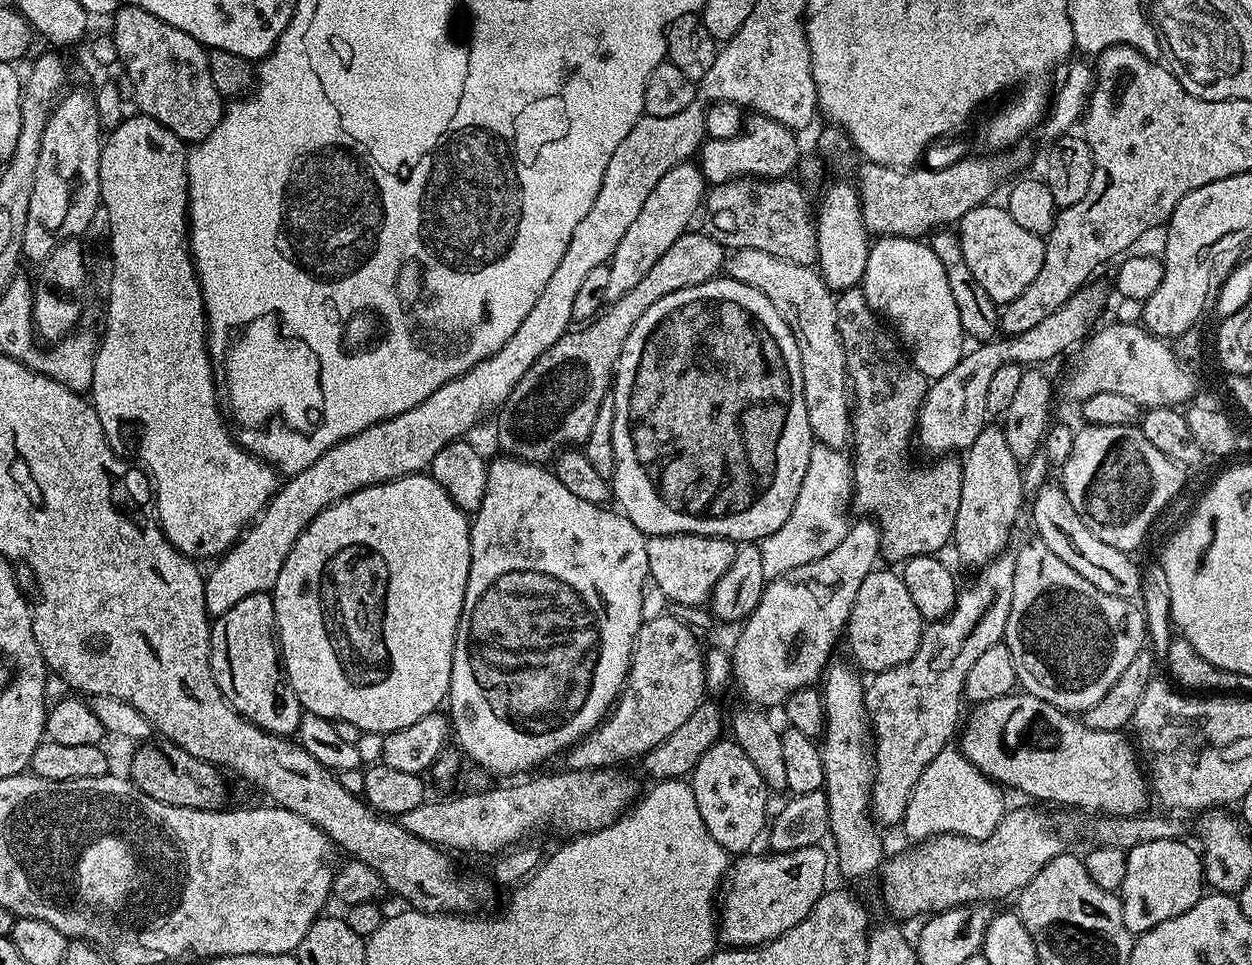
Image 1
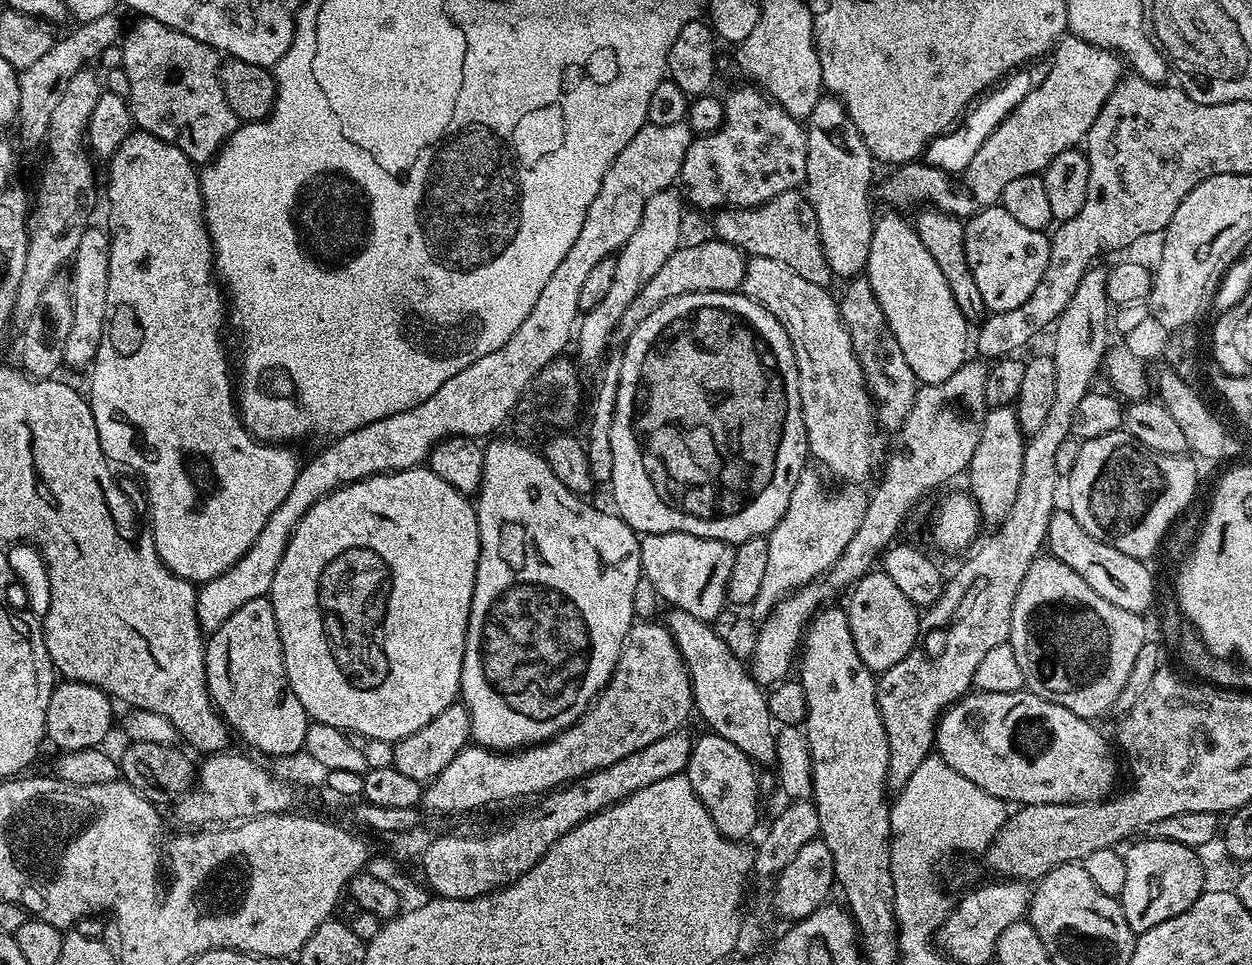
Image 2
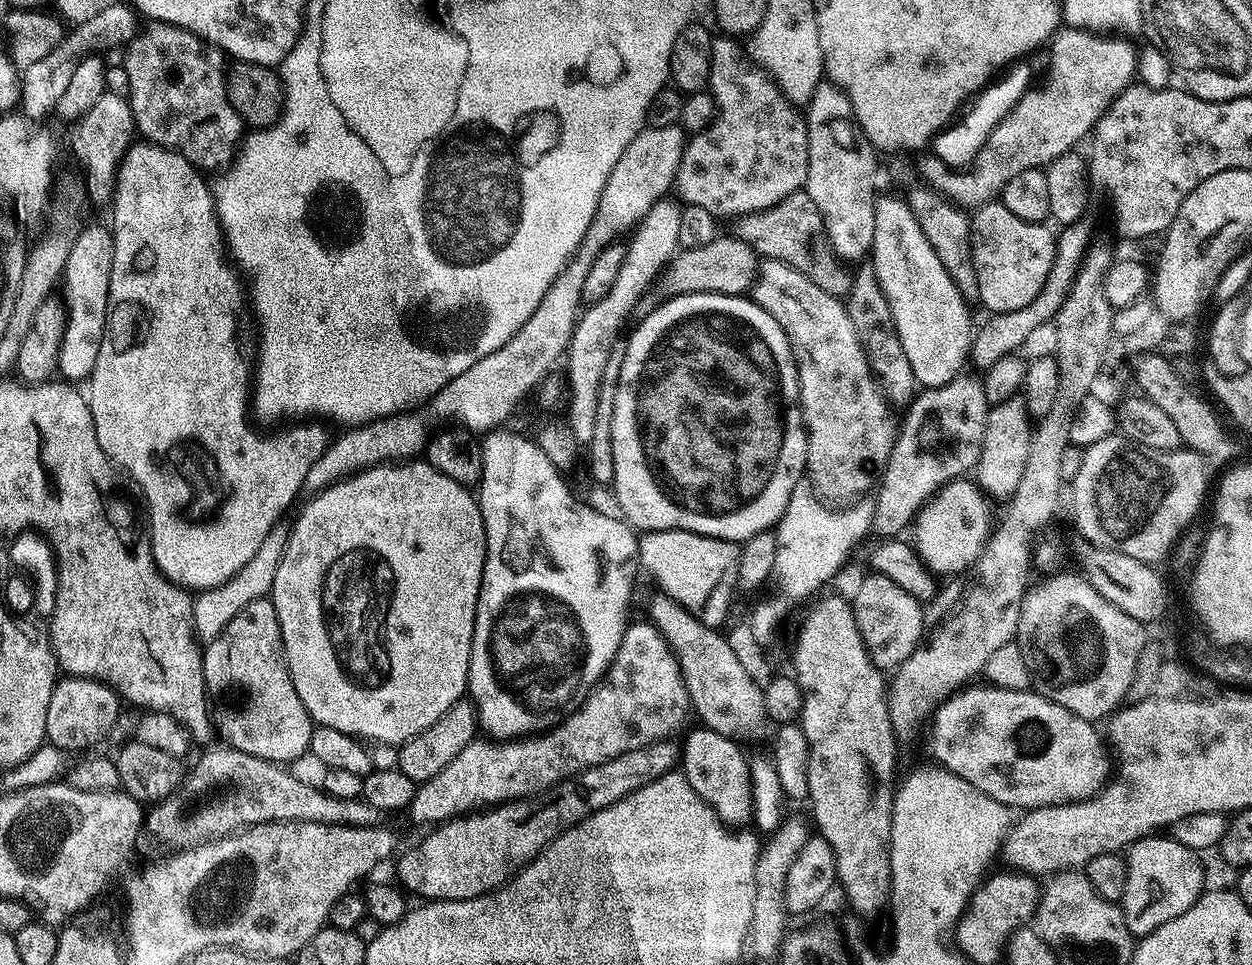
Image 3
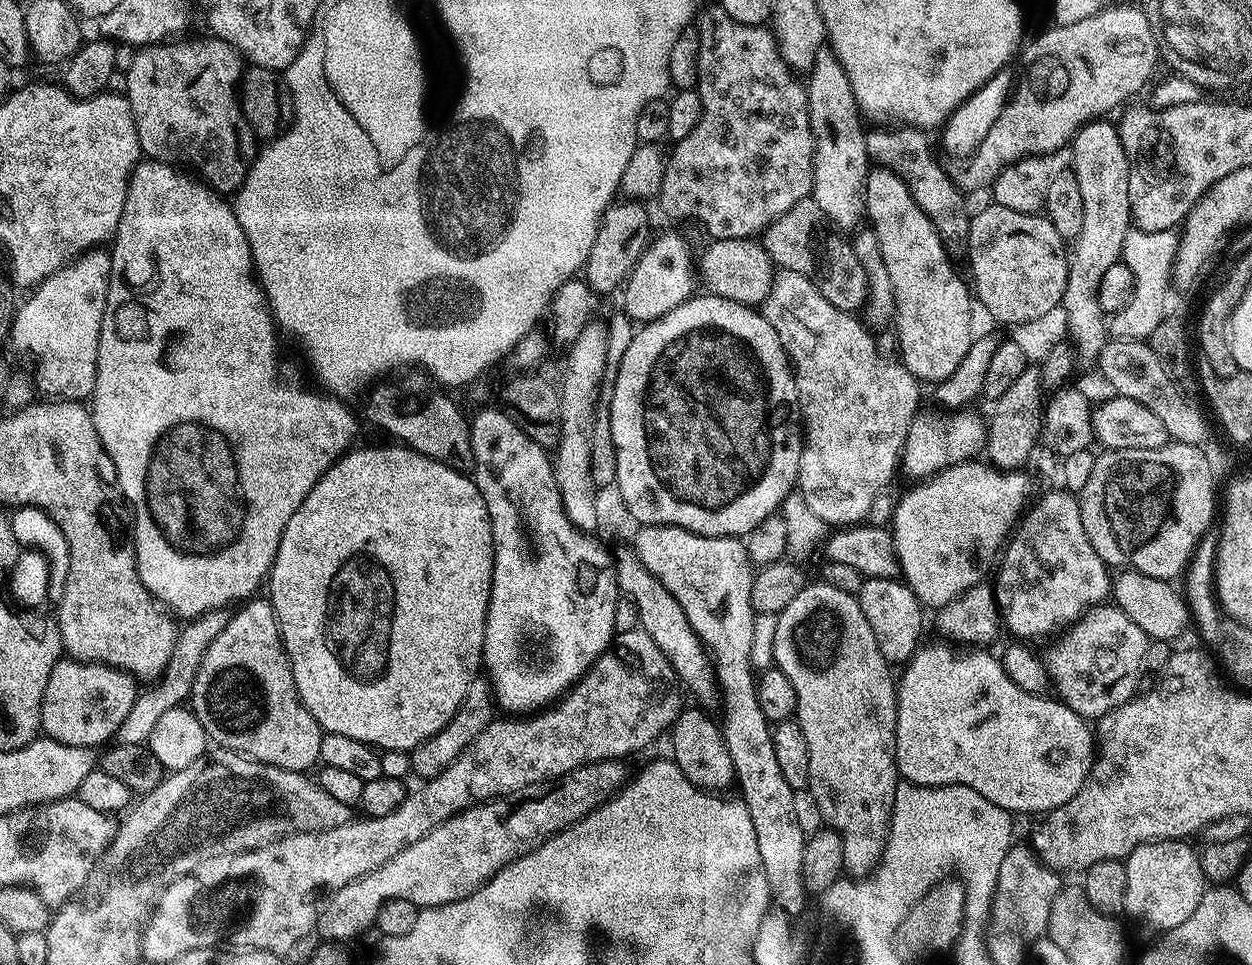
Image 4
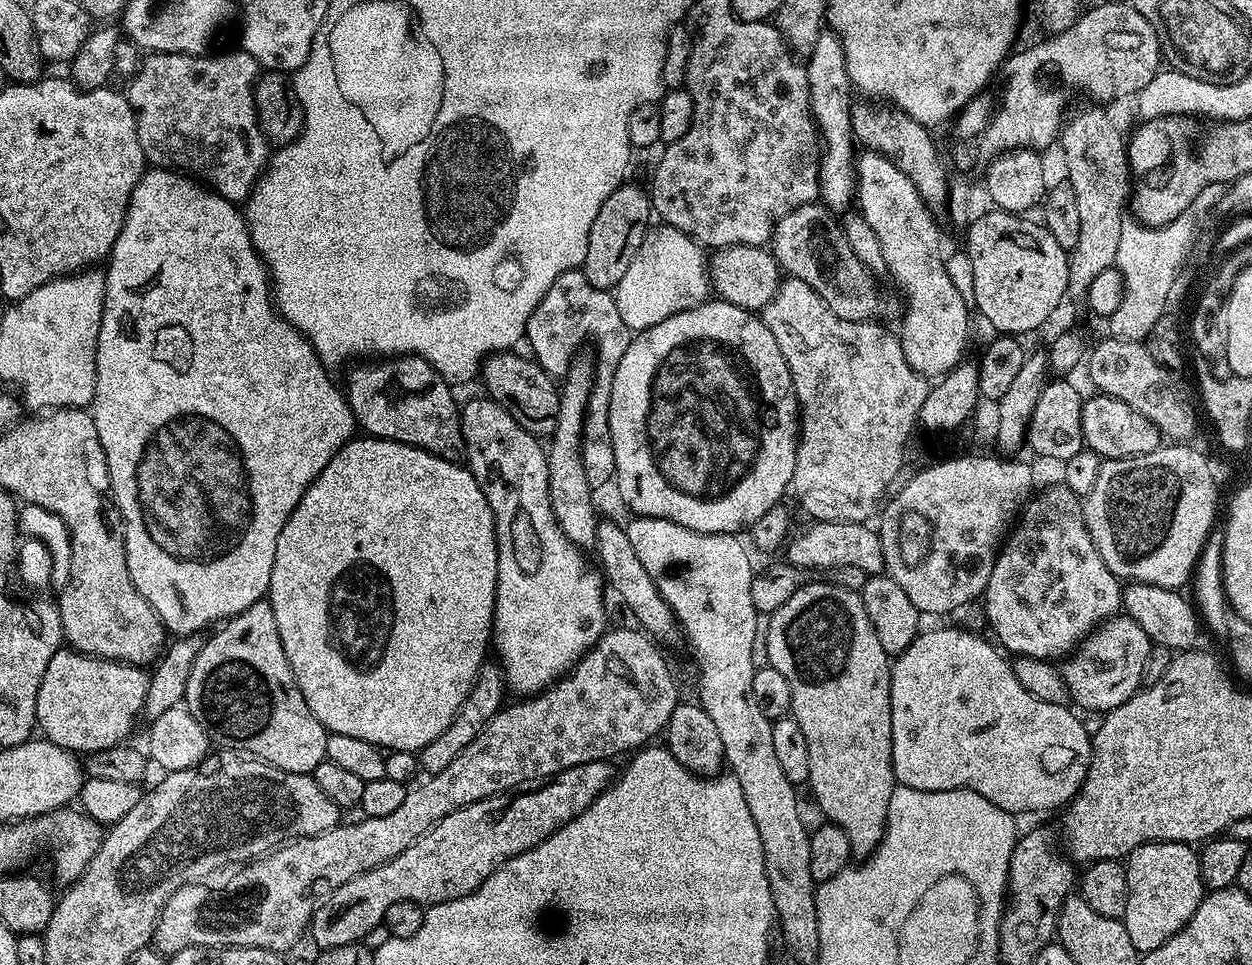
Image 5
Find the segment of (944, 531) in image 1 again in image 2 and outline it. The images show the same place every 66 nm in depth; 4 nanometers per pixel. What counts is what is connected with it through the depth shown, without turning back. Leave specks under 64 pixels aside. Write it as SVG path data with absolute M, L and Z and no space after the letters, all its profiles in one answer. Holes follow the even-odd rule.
M852 278L847 281L848 289L838 296L840 315L848 327L850 342L858 362L862 366L864 381L868 383L868 391L878 405L878 424L881 429L899 429L906 414L914 406L918 381L914 370L910 370L910 362L906 362L906 354L902 354L902 346L898 346L898 338L890 330L886 322L886 314L878 304L878 298L866 278Z

